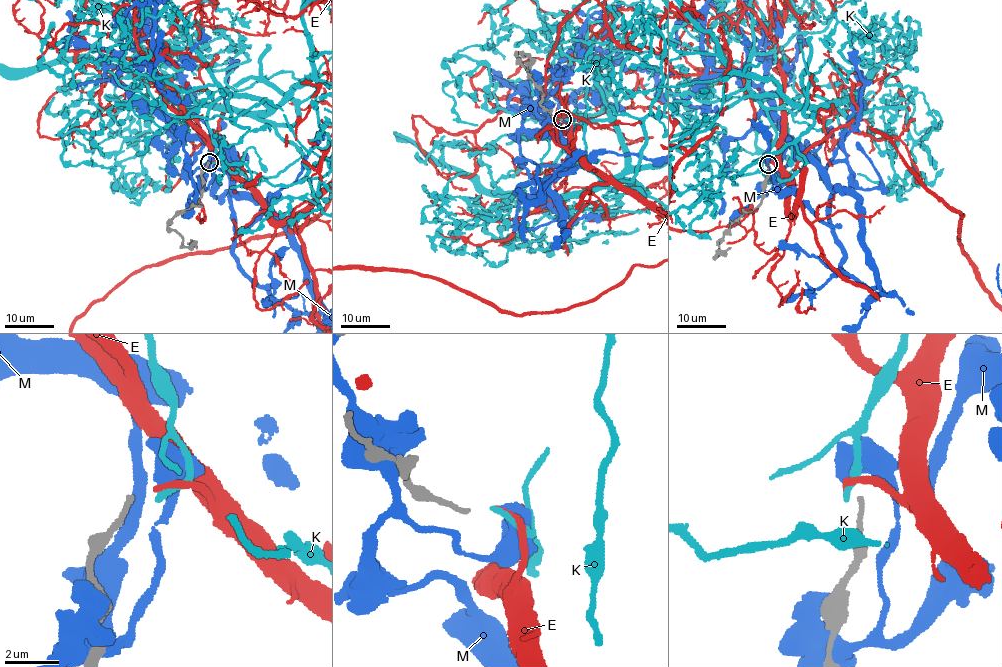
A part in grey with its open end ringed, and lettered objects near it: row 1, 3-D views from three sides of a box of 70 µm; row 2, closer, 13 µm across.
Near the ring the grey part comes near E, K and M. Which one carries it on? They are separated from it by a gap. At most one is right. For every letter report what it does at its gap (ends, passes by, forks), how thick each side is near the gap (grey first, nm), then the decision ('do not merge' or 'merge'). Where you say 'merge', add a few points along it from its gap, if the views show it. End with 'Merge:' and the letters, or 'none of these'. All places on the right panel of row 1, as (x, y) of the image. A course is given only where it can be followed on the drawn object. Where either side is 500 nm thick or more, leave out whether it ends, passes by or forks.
E: it ends; calibres 170 and 240 nm; do not merge
K: it ends; calibres 170 and 240 nm; do not merge
M: calibres 170 and 550 nm; do not merge
Merge: none of these

